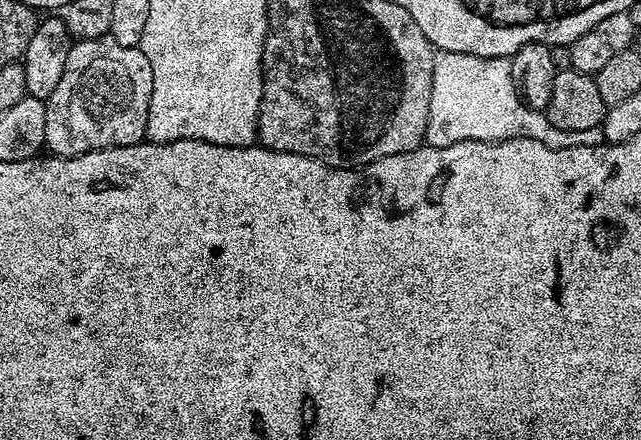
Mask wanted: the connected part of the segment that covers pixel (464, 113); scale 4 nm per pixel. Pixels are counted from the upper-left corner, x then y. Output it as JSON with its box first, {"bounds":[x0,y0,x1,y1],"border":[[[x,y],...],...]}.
{"bounds":[424,51,605,148],"border":[[[437,51],[432,58],[432,97],[424,135],[427,147],[454,146],[454,142],[467,140],[494,142],[510,138],[534,138],[555,148],[598,148],[605,143],[600,128],[581,132],[558,130],[558,126],[550,122],[547,111],[528,107],[512,80],[512,62],[509,57],[482,58],[474,54]]]}

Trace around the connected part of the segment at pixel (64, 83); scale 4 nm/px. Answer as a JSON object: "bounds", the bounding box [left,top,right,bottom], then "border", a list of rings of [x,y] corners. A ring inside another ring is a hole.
{"bounds":[44,34,154,156],"border":[[[111,34],[75,41],[58,90],[46,101],[44,148],[53,156],[81,156],[96,148],[139,144],[148,134],[154,74],[139,47],[118,46]]]}

